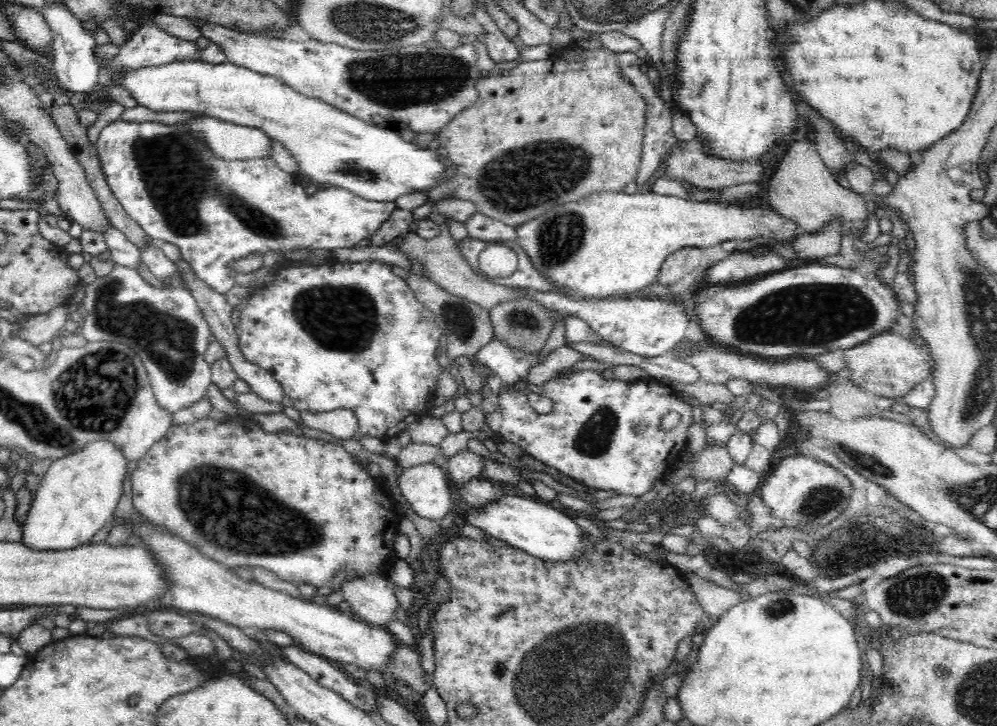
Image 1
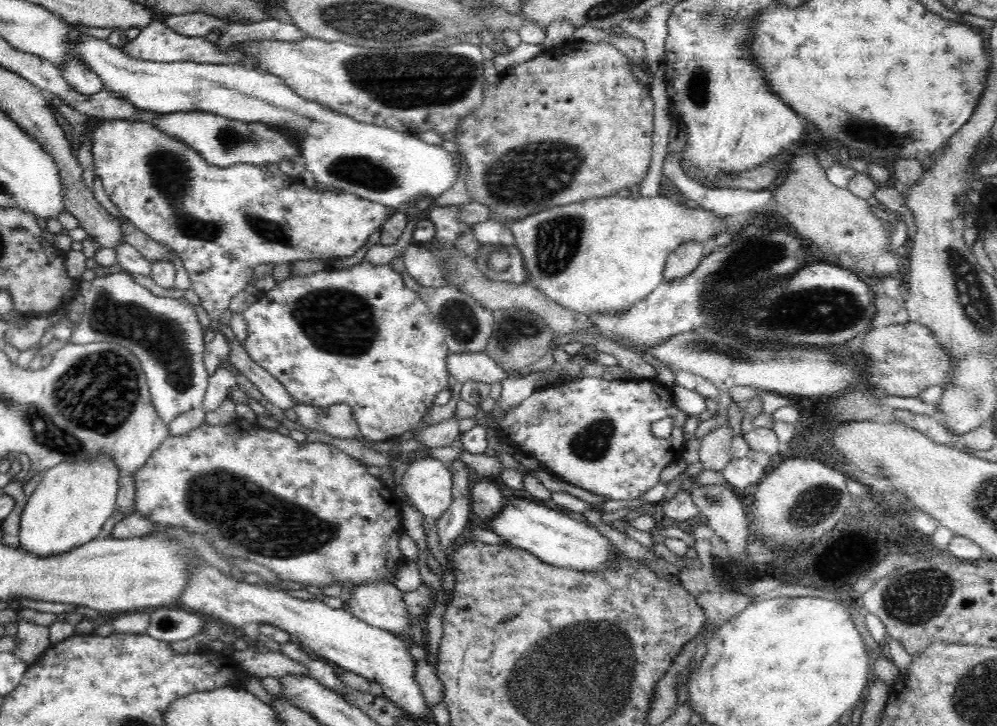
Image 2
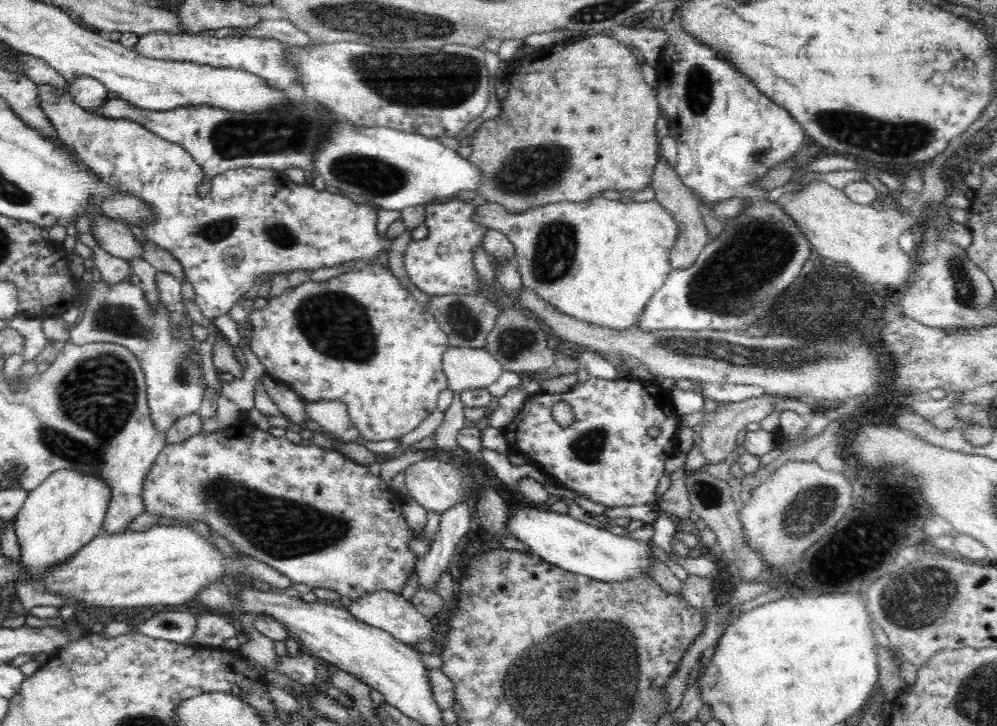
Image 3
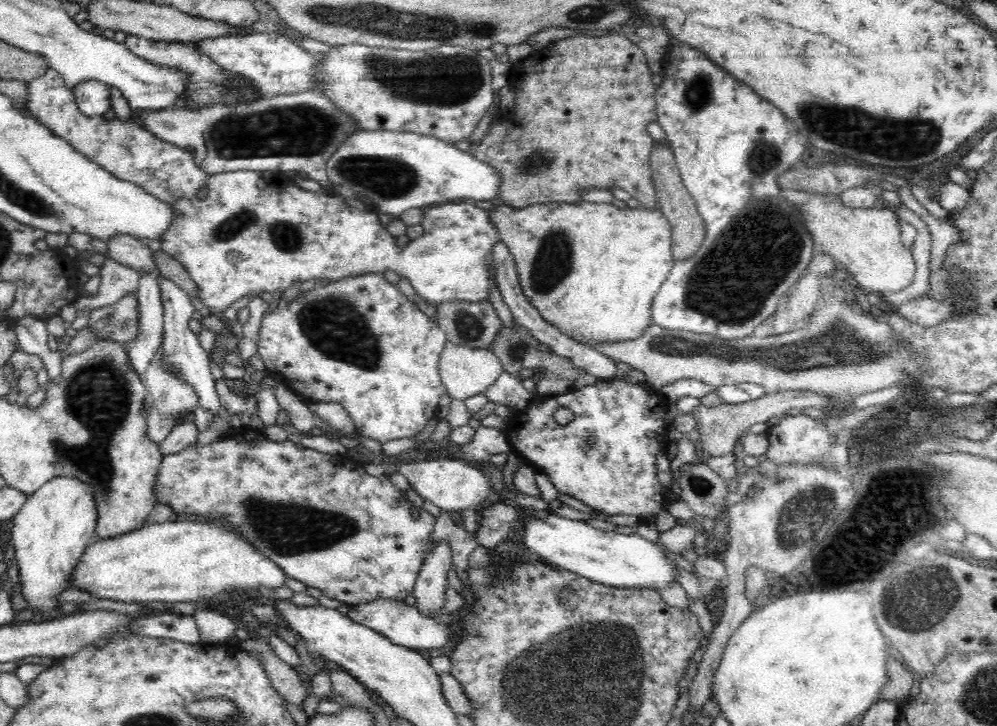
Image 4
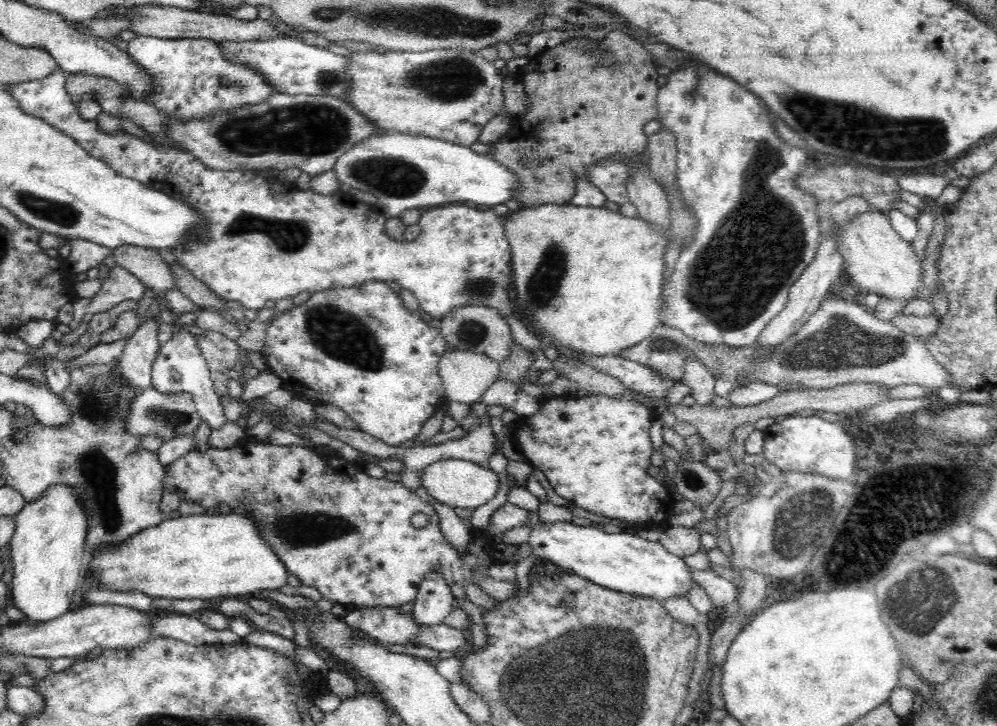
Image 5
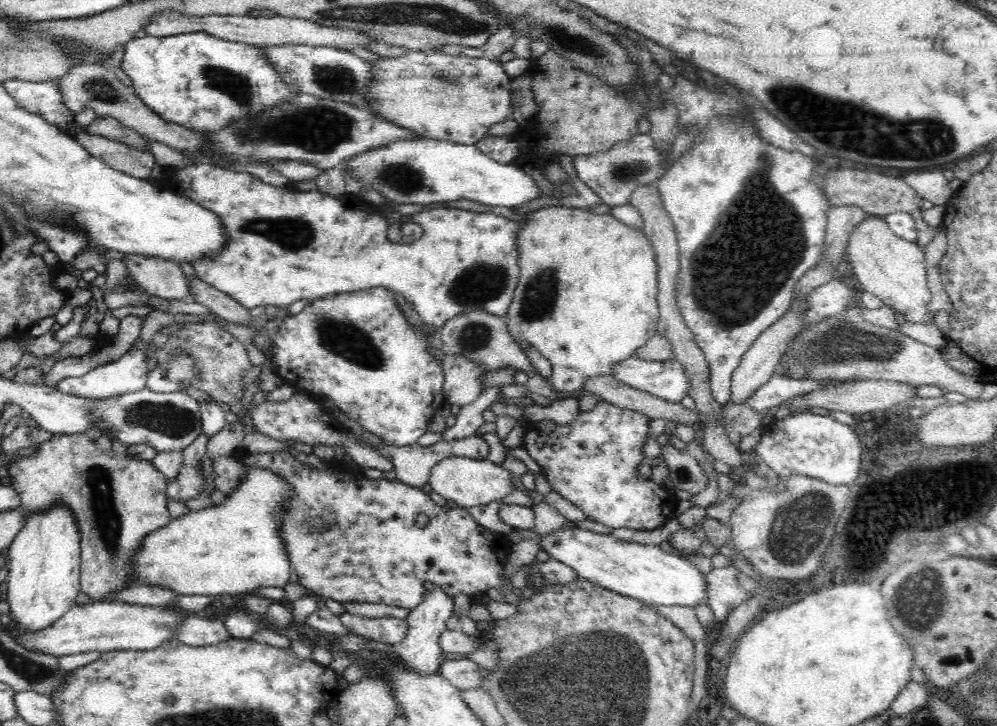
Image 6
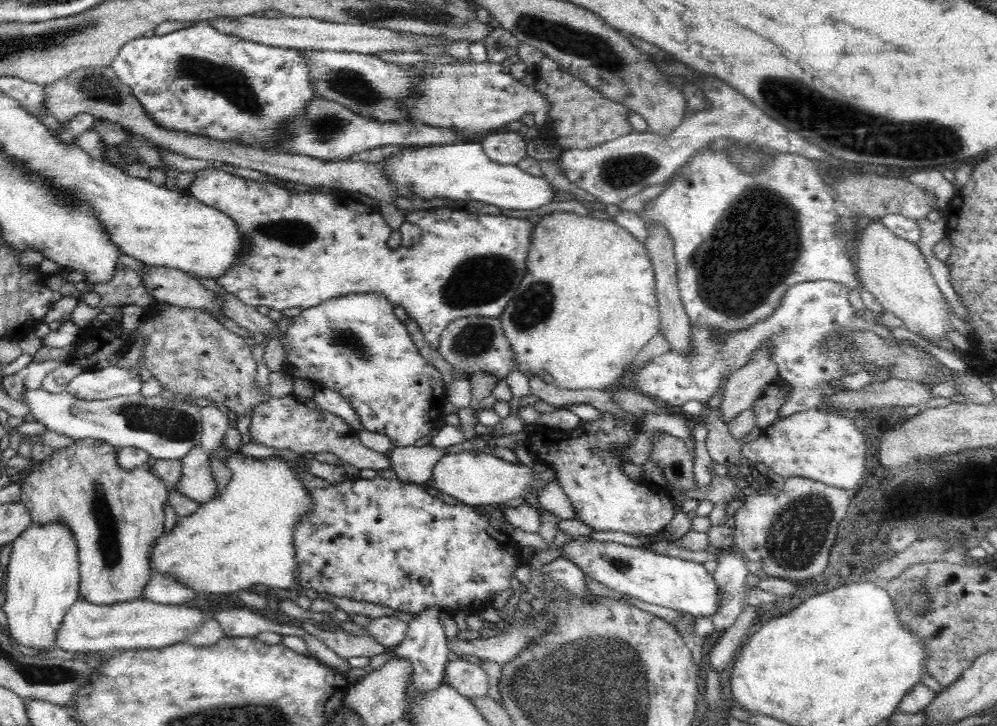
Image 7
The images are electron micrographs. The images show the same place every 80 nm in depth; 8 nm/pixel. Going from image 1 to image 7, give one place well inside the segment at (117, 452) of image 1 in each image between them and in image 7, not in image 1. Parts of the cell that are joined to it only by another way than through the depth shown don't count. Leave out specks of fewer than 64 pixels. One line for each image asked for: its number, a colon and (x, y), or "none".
2: (69, 507)
3: (59, 517)
4: (50, 533)
5: (48, 552)
6: (43, 581)
7: (42, 583)

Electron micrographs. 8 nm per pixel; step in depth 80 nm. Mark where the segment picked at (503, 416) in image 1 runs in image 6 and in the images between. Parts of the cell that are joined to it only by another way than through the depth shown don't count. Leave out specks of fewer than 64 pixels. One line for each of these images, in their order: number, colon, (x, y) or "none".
2: (592, 433)
3: (605, 455)
4: (603, 458)
5: (597, 457)
6: (592, 462)

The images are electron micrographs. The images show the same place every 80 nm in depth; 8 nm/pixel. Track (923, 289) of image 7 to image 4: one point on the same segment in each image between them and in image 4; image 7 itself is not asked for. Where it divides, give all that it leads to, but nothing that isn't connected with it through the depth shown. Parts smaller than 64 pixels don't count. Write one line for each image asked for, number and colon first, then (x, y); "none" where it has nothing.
4: (867, 242)
5: (877, 258)
6: (892, 268)

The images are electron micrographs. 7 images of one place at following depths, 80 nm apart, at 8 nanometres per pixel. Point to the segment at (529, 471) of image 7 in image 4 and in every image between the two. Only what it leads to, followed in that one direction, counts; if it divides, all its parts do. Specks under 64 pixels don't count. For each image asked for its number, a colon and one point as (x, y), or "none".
4: (451, 484)
5: (458, 483)
6: (469, 482)

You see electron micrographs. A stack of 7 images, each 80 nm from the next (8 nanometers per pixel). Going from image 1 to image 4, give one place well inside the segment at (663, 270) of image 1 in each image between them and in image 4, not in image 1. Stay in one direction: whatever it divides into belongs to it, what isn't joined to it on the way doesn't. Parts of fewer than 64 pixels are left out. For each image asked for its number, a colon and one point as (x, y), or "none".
2: (684, 259)
3: (670, 191)
4: (688, 228)

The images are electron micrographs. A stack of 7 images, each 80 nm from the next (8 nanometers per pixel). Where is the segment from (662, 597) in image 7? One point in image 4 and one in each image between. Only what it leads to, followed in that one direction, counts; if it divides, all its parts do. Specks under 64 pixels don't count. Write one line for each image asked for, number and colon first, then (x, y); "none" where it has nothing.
4: (625, 561)
5: (618, 561)
6: (647, 573)

